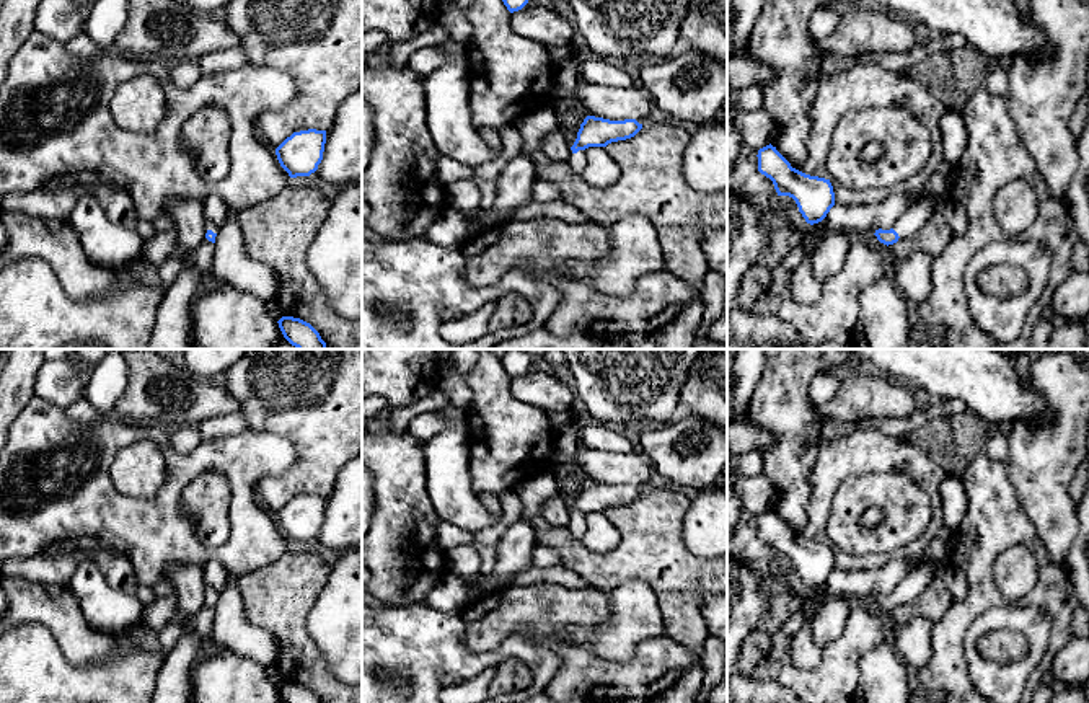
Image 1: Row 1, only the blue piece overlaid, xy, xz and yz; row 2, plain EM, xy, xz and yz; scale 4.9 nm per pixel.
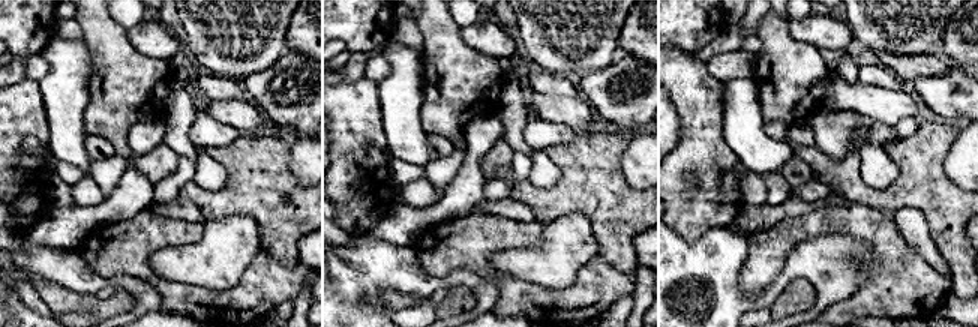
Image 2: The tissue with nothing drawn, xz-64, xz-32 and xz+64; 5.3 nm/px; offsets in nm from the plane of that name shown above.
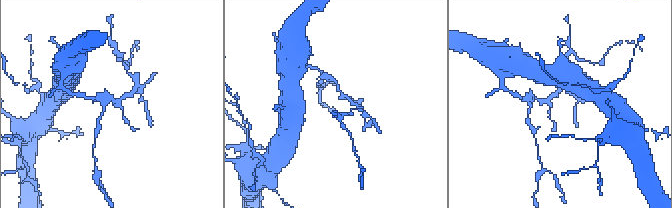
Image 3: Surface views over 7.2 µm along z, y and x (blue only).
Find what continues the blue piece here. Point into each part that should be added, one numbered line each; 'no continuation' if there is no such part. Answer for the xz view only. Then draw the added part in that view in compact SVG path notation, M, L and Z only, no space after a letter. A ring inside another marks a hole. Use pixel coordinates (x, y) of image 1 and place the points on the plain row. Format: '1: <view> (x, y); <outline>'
1: xz (577, 526); M579 515L577 519L572 519L572 535L580 540L585 533L585 515Z

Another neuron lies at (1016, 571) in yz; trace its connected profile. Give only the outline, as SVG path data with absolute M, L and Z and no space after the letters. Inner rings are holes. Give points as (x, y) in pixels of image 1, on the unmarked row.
M1024 545L1004 550L994 561L994 582L1006 602L1021 602L1038 581L1038 564Z

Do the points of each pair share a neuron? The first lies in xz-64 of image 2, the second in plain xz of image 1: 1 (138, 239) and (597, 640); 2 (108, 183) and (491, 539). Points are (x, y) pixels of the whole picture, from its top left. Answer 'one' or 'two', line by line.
1: two
2: one

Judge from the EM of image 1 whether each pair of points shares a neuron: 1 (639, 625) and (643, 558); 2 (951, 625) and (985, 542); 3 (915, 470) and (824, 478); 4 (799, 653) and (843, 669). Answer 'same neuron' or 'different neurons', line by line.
1: different neurons
2: same neuron
3: same neuron
4: different neurons

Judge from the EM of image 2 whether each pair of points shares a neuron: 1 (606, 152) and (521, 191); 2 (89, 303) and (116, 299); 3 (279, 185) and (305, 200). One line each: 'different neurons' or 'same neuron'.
1: same neuron
2: same neuron
3: same neuron

